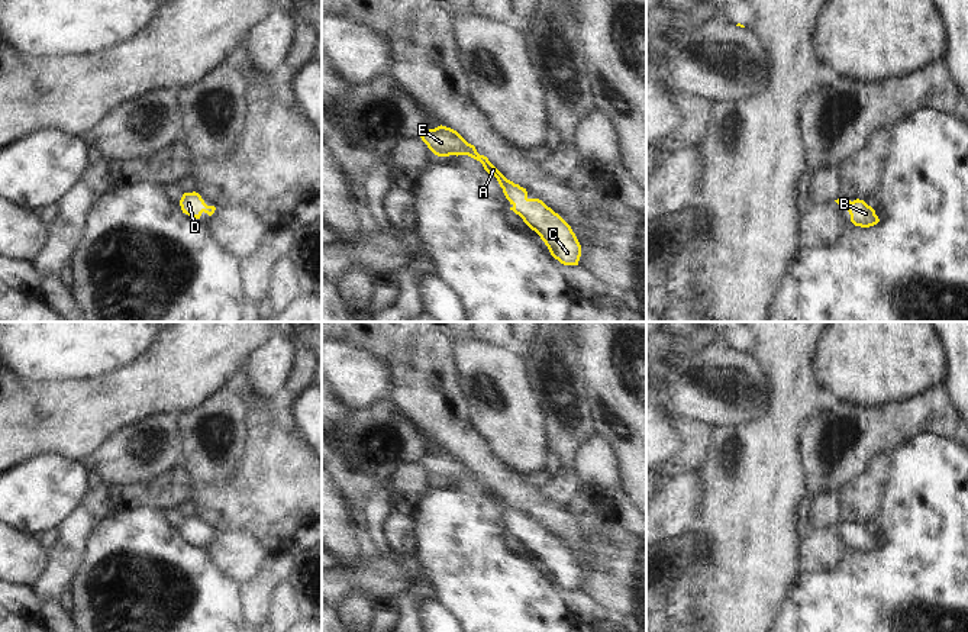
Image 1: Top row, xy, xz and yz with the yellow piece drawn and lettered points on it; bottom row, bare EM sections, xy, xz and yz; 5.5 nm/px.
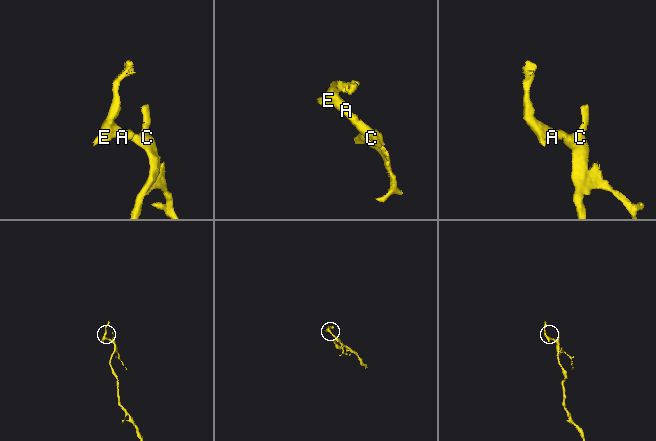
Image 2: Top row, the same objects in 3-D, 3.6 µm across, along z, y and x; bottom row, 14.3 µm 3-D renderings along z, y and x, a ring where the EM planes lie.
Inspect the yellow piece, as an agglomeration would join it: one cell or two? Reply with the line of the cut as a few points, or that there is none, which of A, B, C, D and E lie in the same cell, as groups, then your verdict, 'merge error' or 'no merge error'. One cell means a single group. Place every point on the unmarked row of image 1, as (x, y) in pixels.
no cut | A B C D E | no merge error

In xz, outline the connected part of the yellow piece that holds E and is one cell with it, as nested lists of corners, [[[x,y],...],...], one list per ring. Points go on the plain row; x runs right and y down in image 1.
[[[438,451],[420,460],[427,473],[438,481],[468,480],[480,486],[494,500],[516,539],[535,555],[548,571],[551,580],[564,590],[578,590],[581,570],[571,551],[539,523],[529,523],[526,513],[507,504],[487,481],[480,480],[456,455]]]

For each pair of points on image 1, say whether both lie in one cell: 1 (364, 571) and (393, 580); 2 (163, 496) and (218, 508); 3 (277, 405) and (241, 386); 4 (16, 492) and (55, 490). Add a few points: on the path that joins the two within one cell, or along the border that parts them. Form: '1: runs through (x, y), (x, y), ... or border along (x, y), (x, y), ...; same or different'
1: runs through (371, 573), (386, 579); same
2: border along (190, 481), (192, 499); different
3: runs through (268, 405), (258, 403), (249, 394); same
4: runs through (26, 492), (45, 490); same

